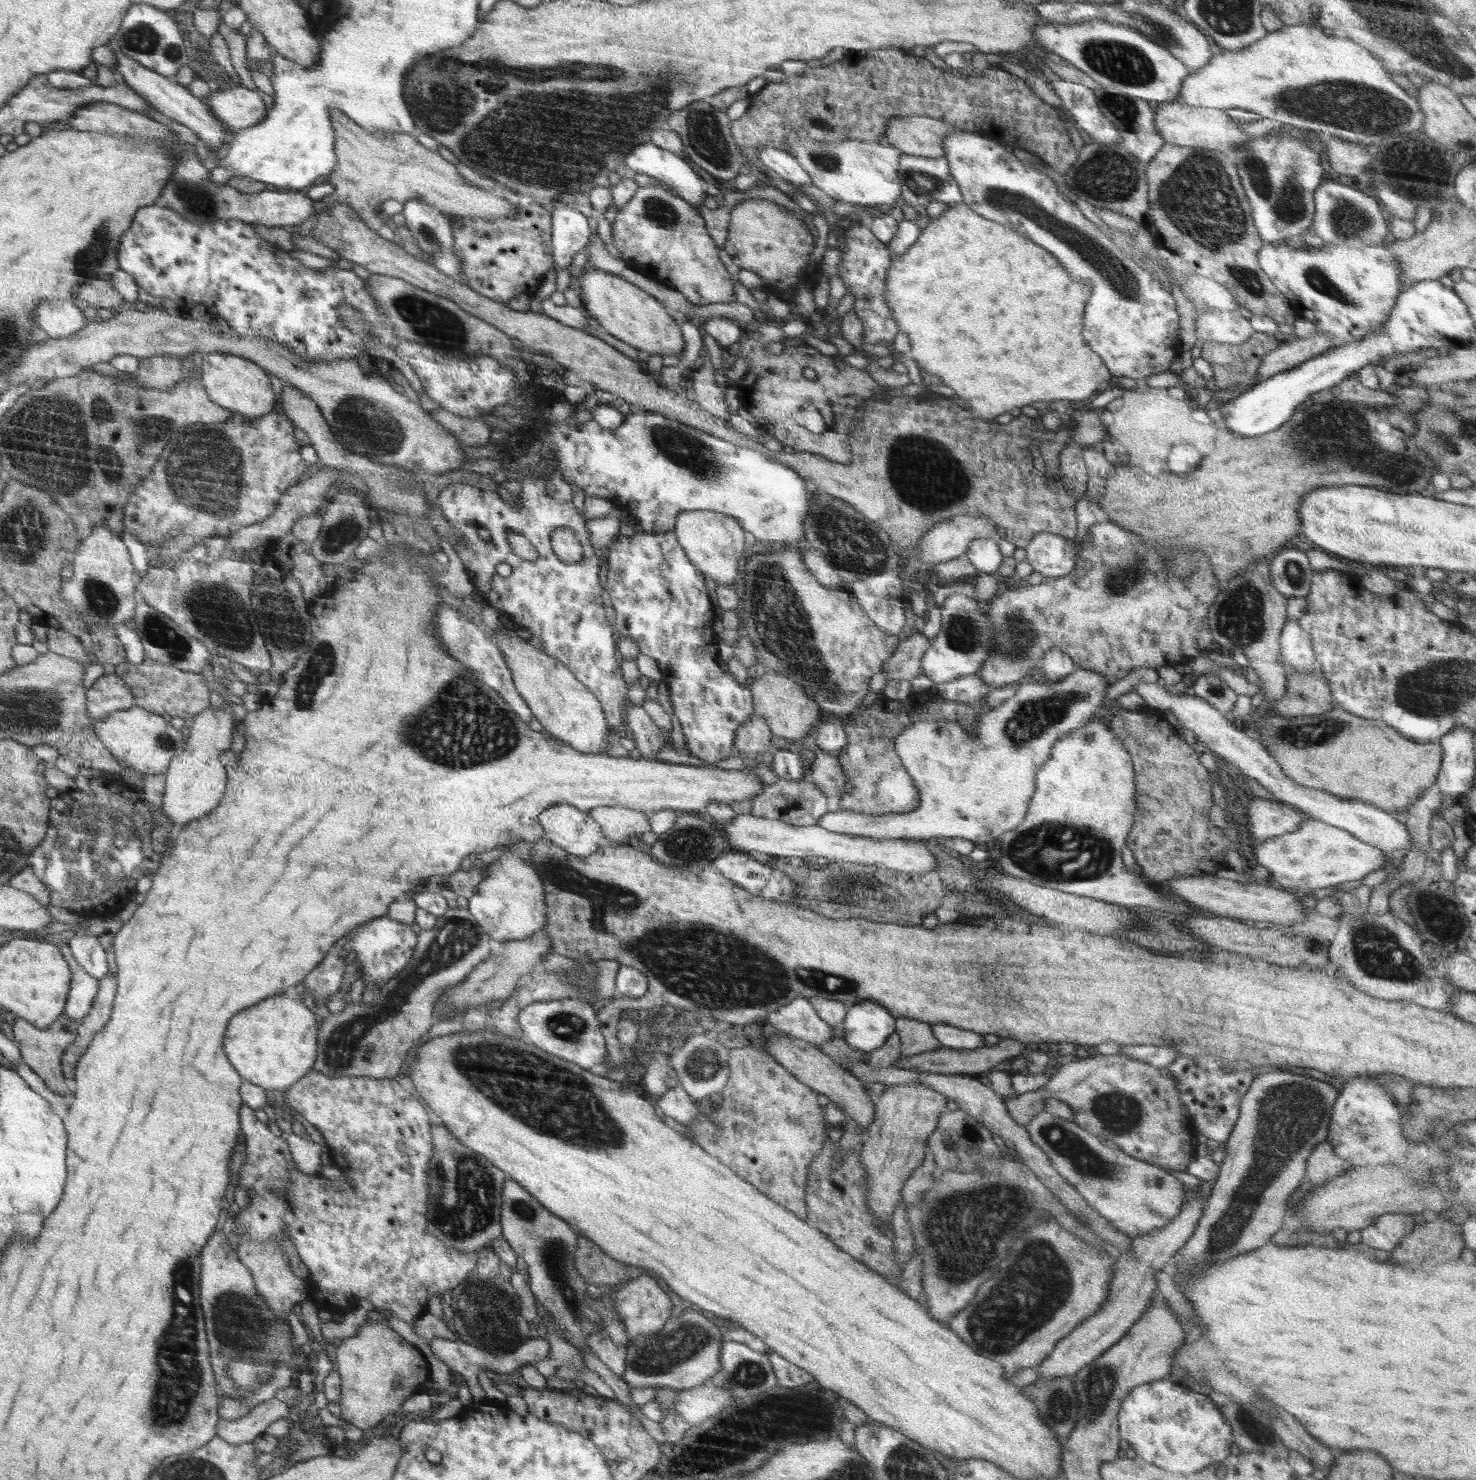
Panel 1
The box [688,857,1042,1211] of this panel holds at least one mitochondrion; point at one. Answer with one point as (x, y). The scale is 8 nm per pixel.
(835, 891)

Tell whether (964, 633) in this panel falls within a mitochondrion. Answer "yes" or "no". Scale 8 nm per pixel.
yes

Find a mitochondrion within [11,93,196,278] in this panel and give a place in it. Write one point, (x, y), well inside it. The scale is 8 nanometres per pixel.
(91, 257)

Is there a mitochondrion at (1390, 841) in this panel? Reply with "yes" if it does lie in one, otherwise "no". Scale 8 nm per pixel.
no

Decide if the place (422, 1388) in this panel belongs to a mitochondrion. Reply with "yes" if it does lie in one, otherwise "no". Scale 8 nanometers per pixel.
no

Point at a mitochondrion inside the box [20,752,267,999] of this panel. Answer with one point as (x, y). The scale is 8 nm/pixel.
(90, 850)

